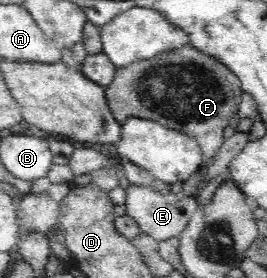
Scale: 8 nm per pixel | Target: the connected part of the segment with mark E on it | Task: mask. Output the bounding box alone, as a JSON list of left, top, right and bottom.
[126,184,197,242]

